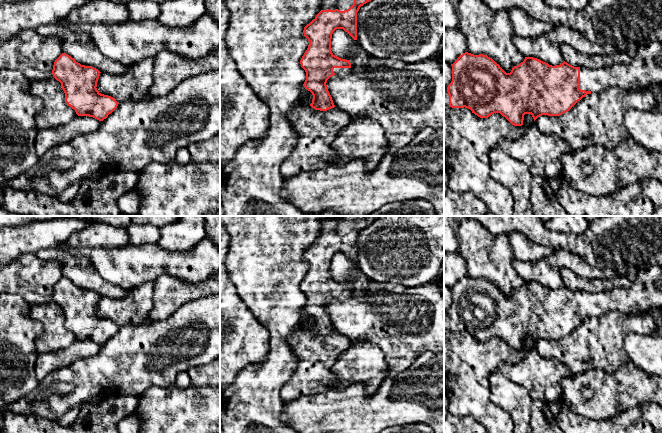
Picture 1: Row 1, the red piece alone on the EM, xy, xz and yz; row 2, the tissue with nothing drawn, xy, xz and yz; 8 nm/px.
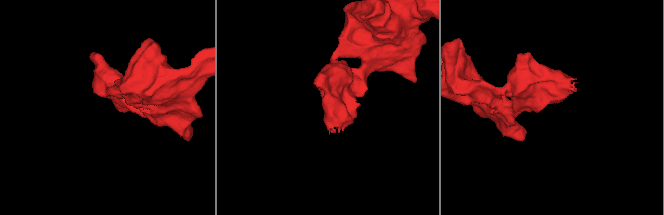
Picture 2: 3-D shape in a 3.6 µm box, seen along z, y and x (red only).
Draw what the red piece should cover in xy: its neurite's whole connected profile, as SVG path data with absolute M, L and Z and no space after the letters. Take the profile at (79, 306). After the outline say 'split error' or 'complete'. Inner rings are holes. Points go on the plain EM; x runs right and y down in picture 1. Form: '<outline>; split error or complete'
M62 277L54 286L53 301L61 307L65 326L78 340L89 340L103 345L118 330L115 322L97 314L100 295L81 289L74 282Z; complete

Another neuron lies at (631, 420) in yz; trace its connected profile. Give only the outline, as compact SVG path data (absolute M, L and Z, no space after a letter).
M560 403L559 410L556 420L564 433L655 433L640 407L598 421L577 414L564 403Z

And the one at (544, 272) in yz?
M513 257L512 264L524 281L537 282L552 290L560 289L564 286L560 268L551 259L542 259L537 262L524 262Z

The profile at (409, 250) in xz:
M380 216L357 236L357 265L371 281L388 281L406 287L431 283L444 262L444 216Z

